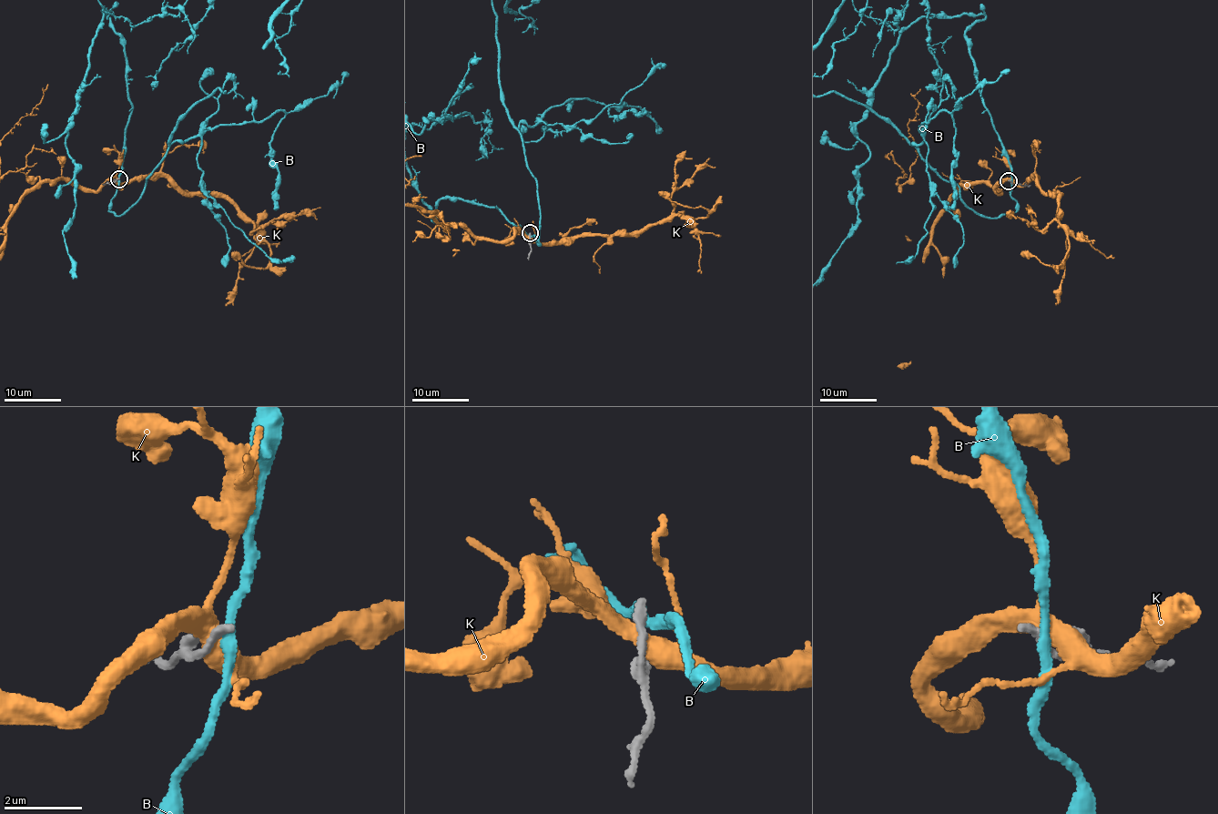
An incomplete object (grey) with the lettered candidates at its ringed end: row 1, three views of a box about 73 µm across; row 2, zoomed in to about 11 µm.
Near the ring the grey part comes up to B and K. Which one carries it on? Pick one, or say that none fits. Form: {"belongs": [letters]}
{"belongs": []}

